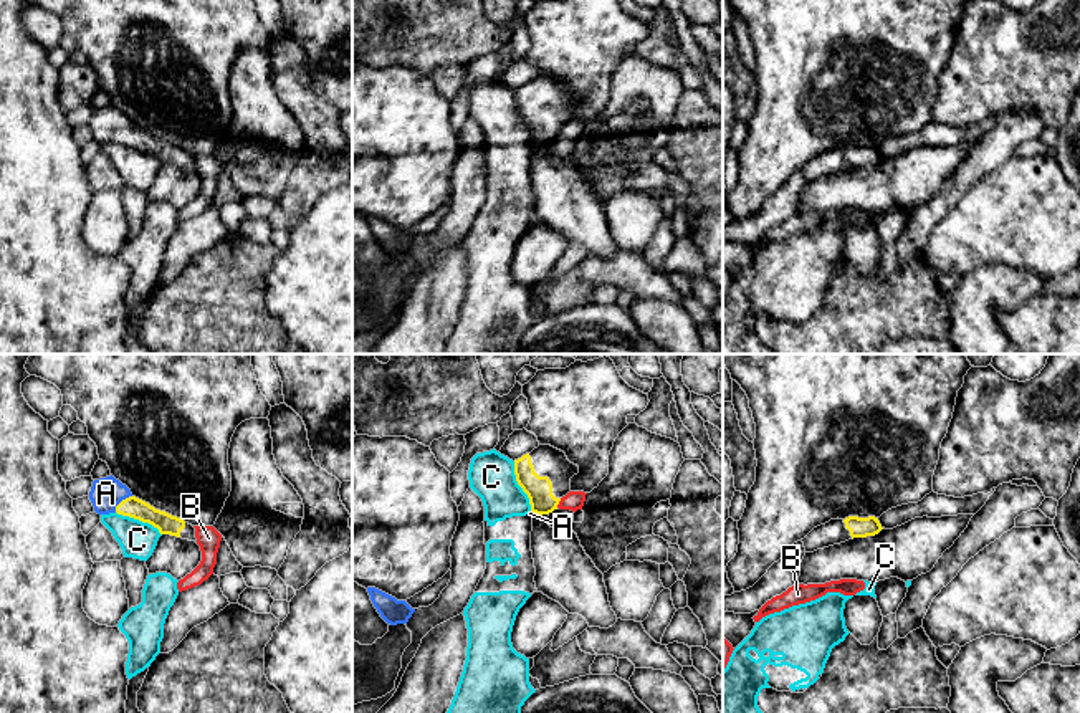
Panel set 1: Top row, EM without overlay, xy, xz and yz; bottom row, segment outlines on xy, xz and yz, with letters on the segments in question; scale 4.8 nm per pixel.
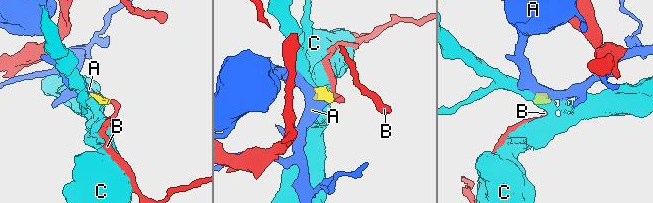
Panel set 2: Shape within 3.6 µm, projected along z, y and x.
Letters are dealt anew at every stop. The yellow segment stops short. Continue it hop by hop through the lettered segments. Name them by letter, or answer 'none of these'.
A

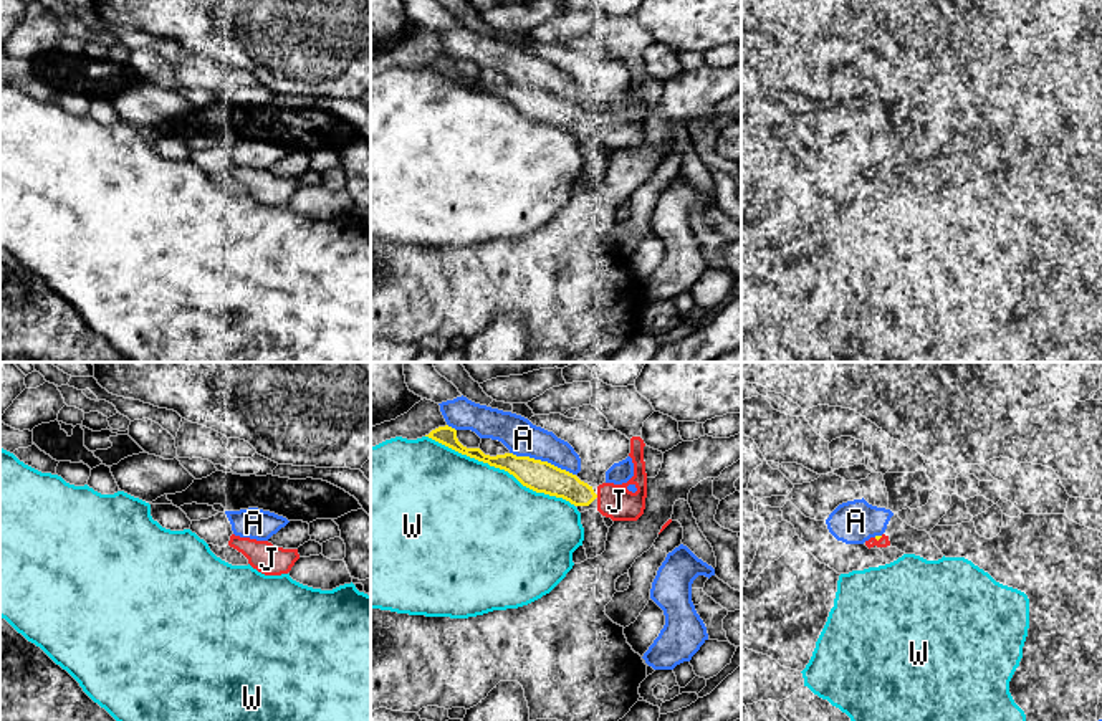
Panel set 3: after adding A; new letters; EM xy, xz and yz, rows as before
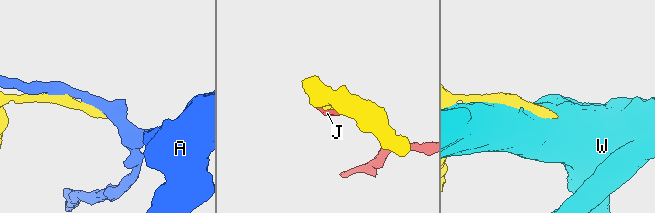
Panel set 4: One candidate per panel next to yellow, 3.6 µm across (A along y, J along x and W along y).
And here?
J

